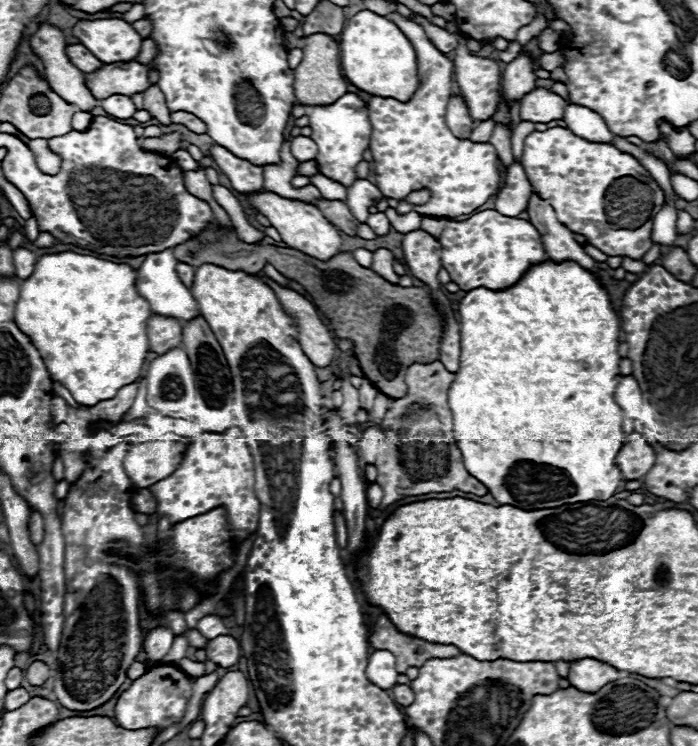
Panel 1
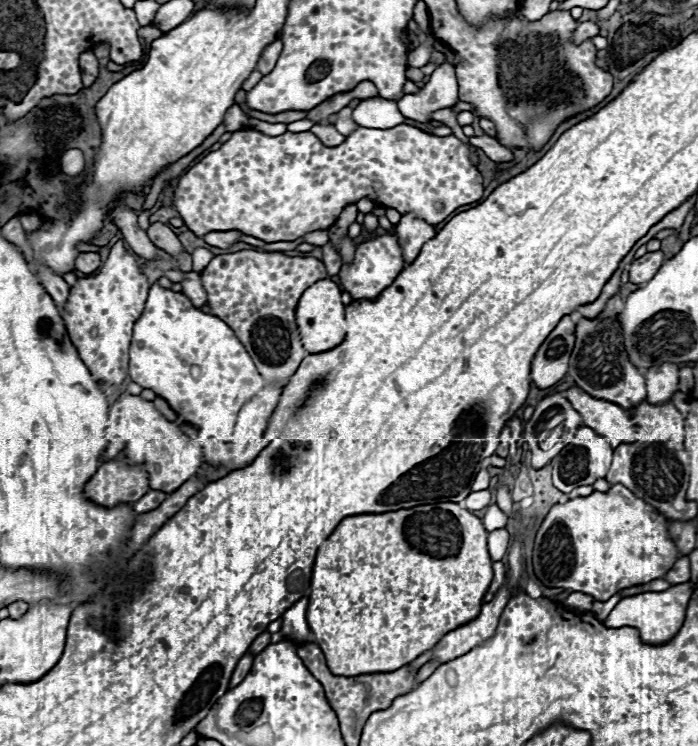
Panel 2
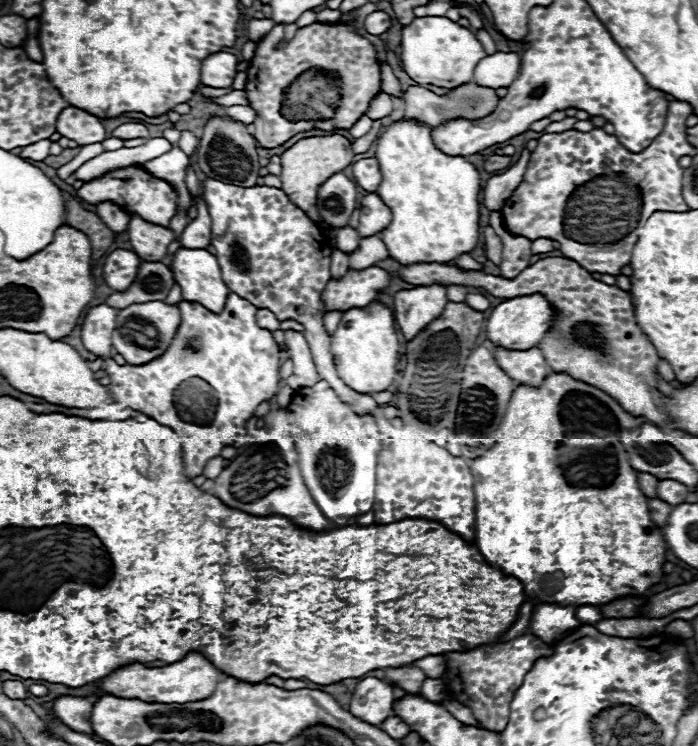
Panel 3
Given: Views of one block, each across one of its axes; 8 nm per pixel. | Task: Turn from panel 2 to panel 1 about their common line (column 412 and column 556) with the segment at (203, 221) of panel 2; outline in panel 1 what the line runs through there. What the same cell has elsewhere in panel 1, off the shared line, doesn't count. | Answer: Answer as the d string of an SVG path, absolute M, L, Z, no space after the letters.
M550 128L544 132L532 132L524 140L522 166L528 174L534 190L544 198L556 212L558 220L574 234L586 236L586 242L608 256L628 256L632 260L642 260L642 256L652 246L652 220L644 222L646 226L636 226L636 230L628 230L628 226L612 226L608 222L608 202L606 194L612 182L620 182L620 178L636 178L636 182L644 182L648 190L652 190L652 214L658 214L664 204L664 194L650 172L630 154L620 152L616 146L606 142L590 142L568 128Z

